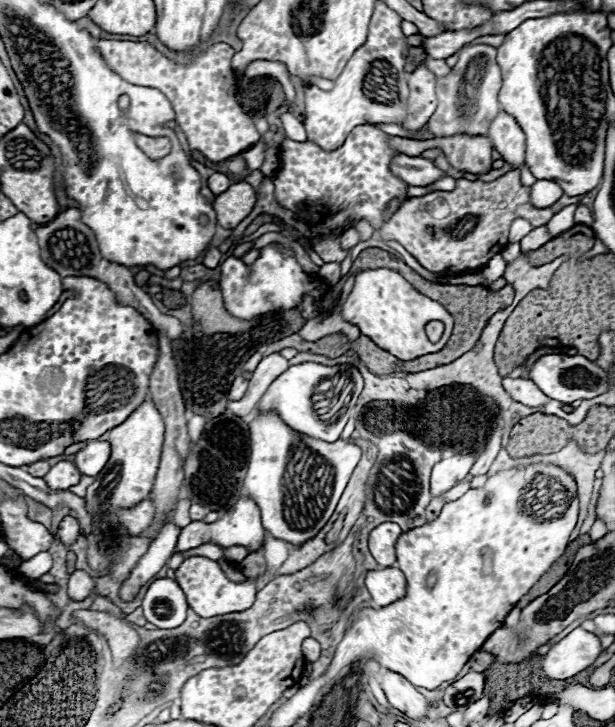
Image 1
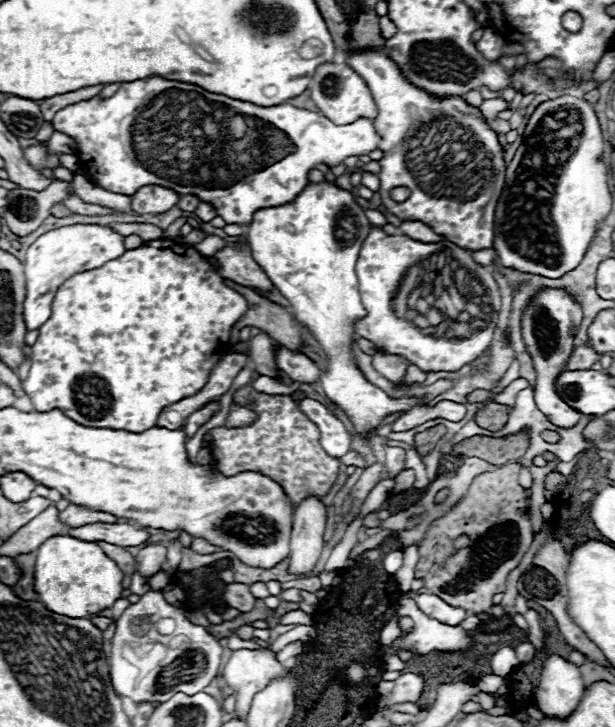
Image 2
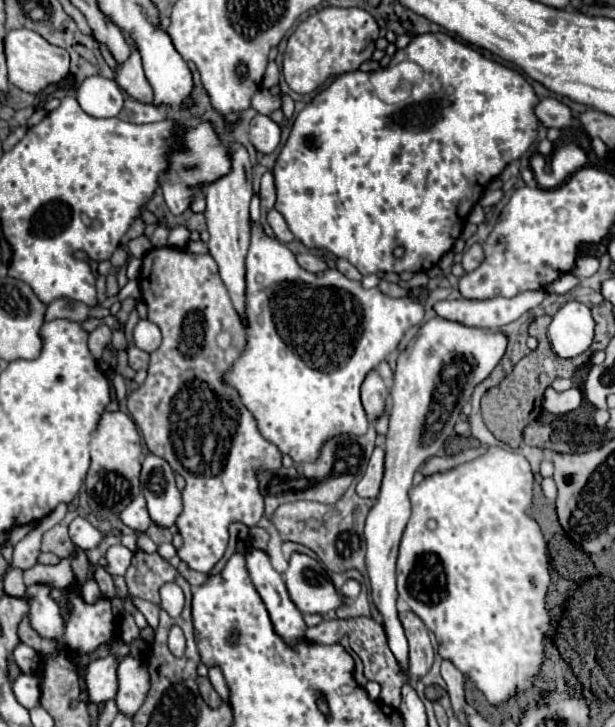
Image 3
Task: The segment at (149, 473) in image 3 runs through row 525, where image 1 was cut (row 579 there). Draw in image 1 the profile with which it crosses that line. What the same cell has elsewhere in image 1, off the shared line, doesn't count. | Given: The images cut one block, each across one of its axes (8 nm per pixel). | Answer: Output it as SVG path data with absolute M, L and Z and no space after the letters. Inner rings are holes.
M158 578L154 580L142 600L144 616L158 628L176 628L186 618L186 596L176 580Z

